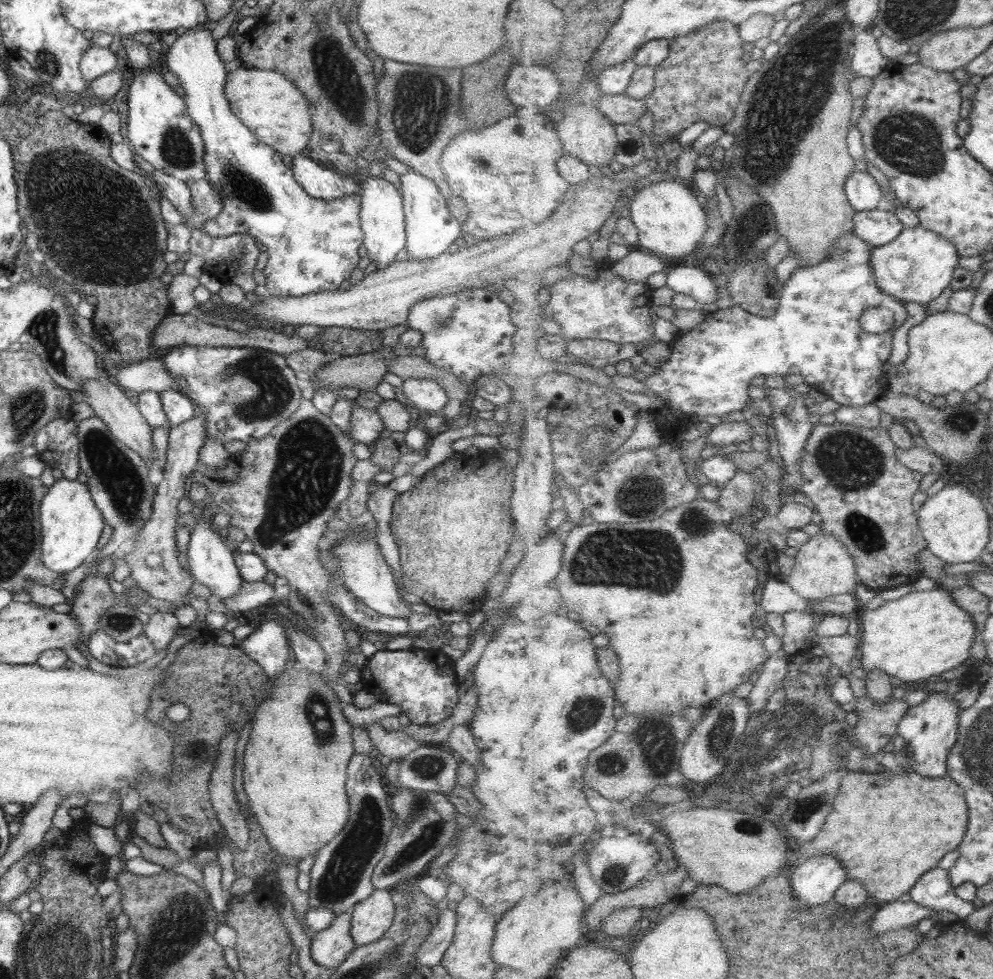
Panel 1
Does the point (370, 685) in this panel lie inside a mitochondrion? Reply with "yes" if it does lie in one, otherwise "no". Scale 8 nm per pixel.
no

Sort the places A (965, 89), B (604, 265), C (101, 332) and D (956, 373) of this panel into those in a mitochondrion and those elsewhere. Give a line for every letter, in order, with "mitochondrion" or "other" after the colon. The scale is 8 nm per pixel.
A: other
B: other
C: other
D: other

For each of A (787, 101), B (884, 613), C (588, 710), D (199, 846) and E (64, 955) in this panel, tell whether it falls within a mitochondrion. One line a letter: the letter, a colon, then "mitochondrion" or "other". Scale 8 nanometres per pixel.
A: mitochondrion
B: other
C: mitochondrion
D: other
E: mitochondrion

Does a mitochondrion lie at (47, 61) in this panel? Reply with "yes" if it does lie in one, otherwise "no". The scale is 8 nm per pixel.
yes

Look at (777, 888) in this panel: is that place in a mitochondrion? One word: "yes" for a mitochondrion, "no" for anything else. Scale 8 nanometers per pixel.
no

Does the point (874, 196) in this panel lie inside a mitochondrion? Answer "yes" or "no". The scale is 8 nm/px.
no

